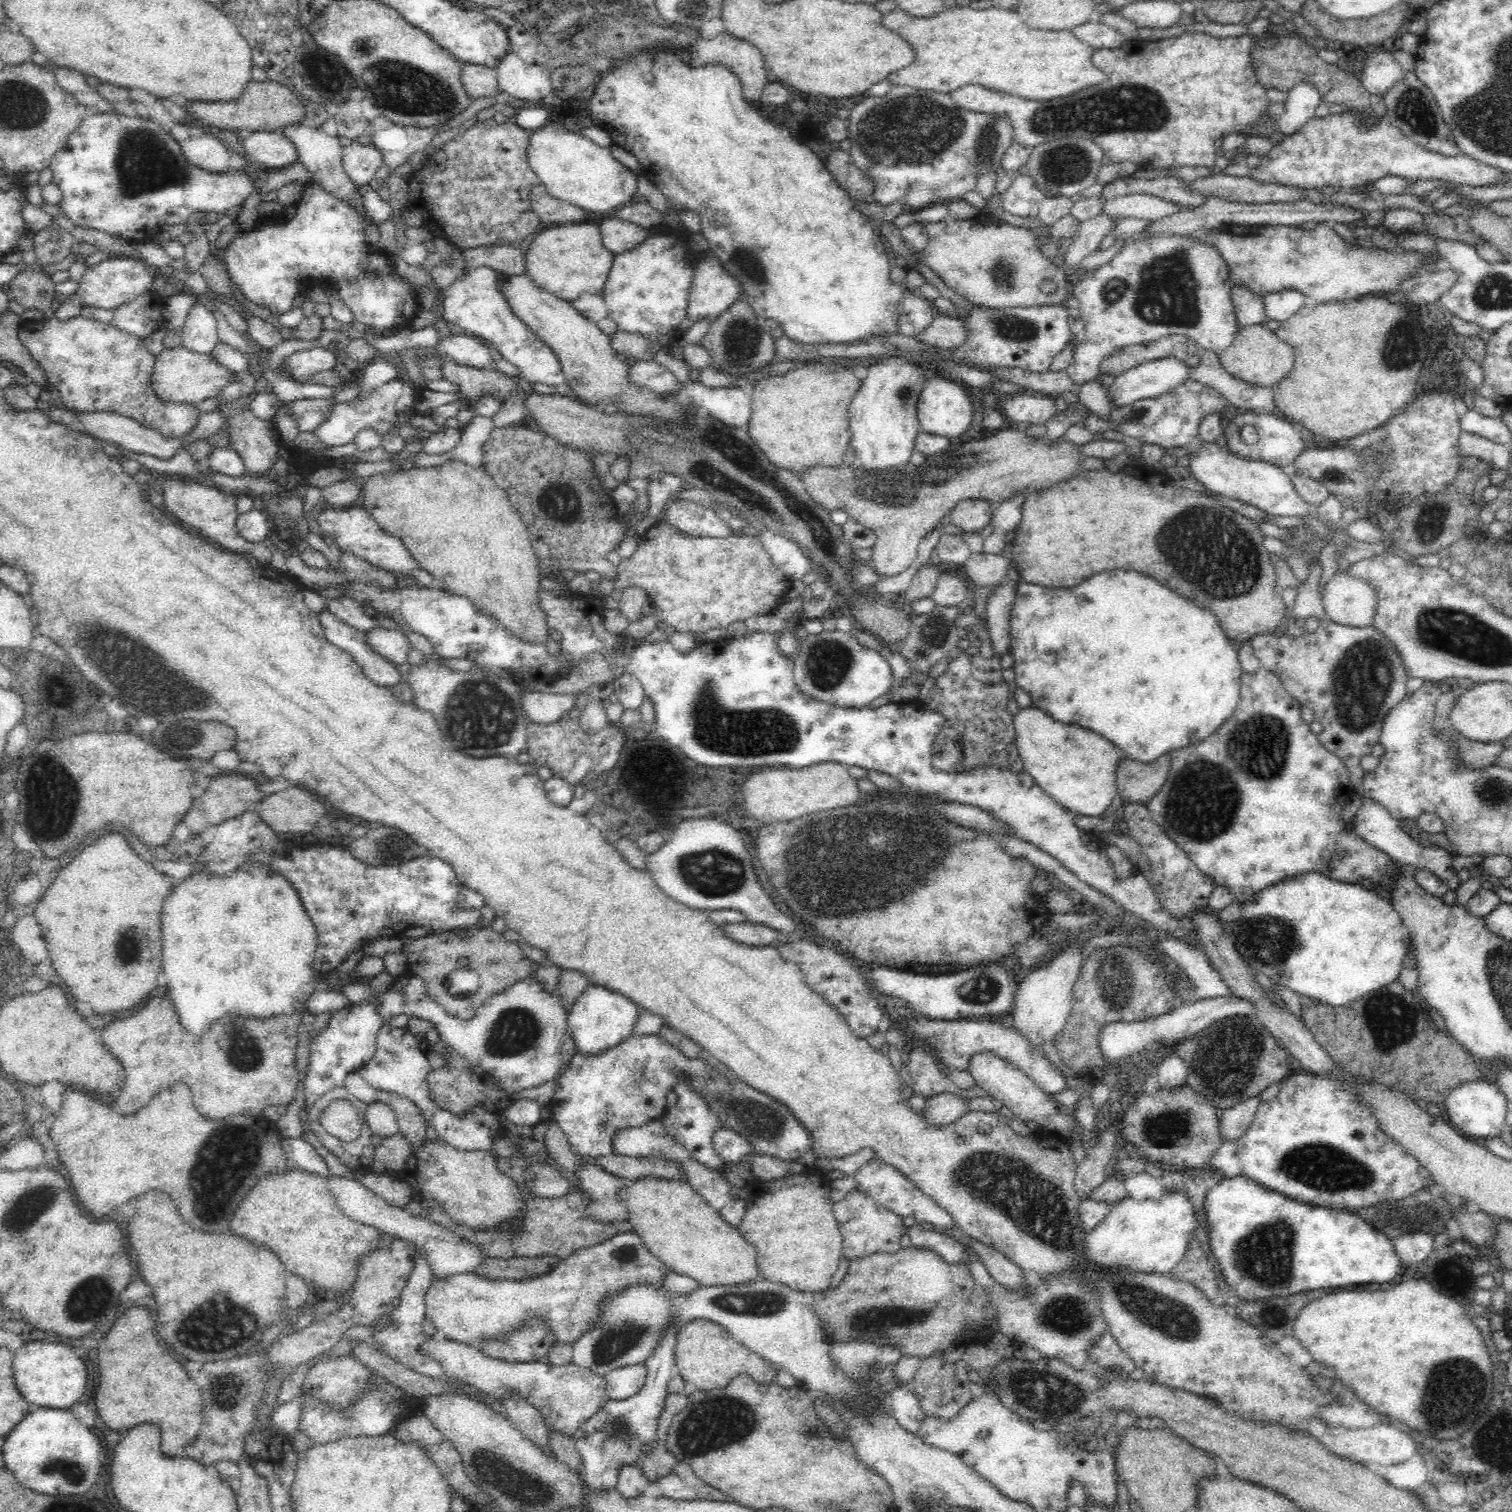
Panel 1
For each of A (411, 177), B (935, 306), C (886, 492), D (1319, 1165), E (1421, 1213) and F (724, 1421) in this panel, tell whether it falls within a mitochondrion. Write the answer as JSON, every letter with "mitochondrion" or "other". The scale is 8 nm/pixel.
{"A":"other","B":"other","C":"mitochondrion","D":"mitochondrion","E":"mitochondrion","F":"mitochondrion"}

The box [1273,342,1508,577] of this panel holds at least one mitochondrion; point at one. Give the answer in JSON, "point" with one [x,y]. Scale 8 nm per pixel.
{"point":[1432,514]}

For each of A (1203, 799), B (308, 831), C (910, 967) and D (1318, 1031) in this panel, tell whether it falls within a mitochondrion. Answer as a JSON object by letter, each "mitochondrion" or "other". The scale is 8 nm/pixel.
{"A":"mitochondrion","B":"other","C":"other","D":"other"}

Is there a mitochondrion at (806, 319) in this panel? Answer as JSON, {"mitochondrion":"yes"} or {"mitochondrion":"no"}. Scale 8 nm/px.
{"mitochondrion":"no"}

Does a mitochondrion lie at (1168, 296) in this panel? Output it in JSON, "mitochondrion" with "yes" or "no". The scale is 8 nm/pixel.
{"mitochondrion":"yes"}

